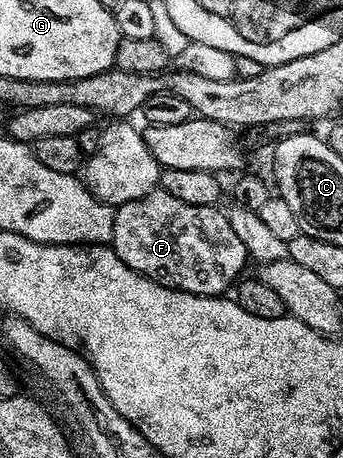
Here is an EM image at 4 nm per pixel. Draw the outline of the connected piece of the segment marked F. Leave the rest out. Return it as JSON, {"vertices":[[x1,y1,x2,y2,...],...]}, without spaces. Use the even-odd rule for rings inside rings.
{"vertices":[[162,188,153,189,140,199,117,206,114,211,114,240,112,247,125,265,132,267,140,275,152,279,169,289,179,289,192,295,221,297,226,288,233,286,243,276,242,268,248,265,246,248,240,243,232,223,221,208,192,207,192,203,183,203,176,195,168,195]]}

